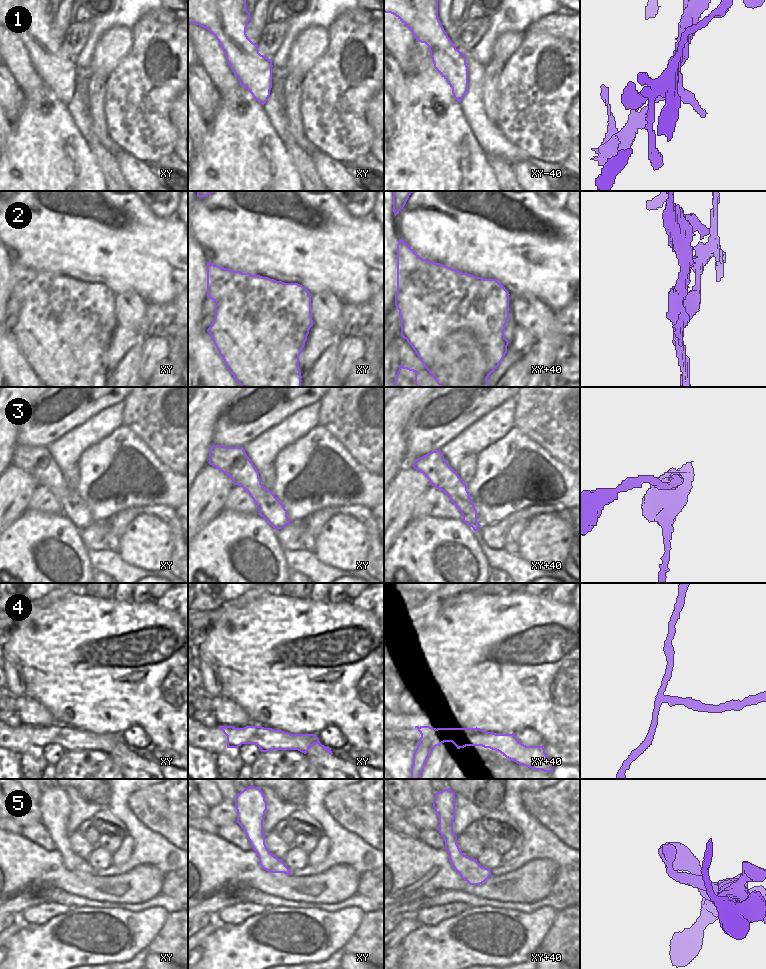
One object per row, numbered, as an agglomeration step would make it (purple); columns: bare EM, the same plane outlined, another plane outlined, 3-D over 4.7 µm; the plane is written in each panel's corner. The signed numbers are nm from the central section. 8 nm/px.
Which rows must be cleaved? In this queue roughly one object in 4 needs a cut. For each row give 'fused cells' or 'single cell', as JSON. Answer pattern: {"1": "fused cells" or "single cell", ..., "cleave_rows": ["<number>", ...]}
{"1": "fused cells", "2": "fused cells", "3": "single cell", "4": "fused cells", "5": "single cell", "cleave_rows": ["1", "2", "4"]}

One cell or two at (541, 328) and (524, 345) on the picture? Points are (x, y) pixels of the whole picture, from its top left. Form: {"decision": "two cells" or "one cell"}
{"decision": "two cells"}

